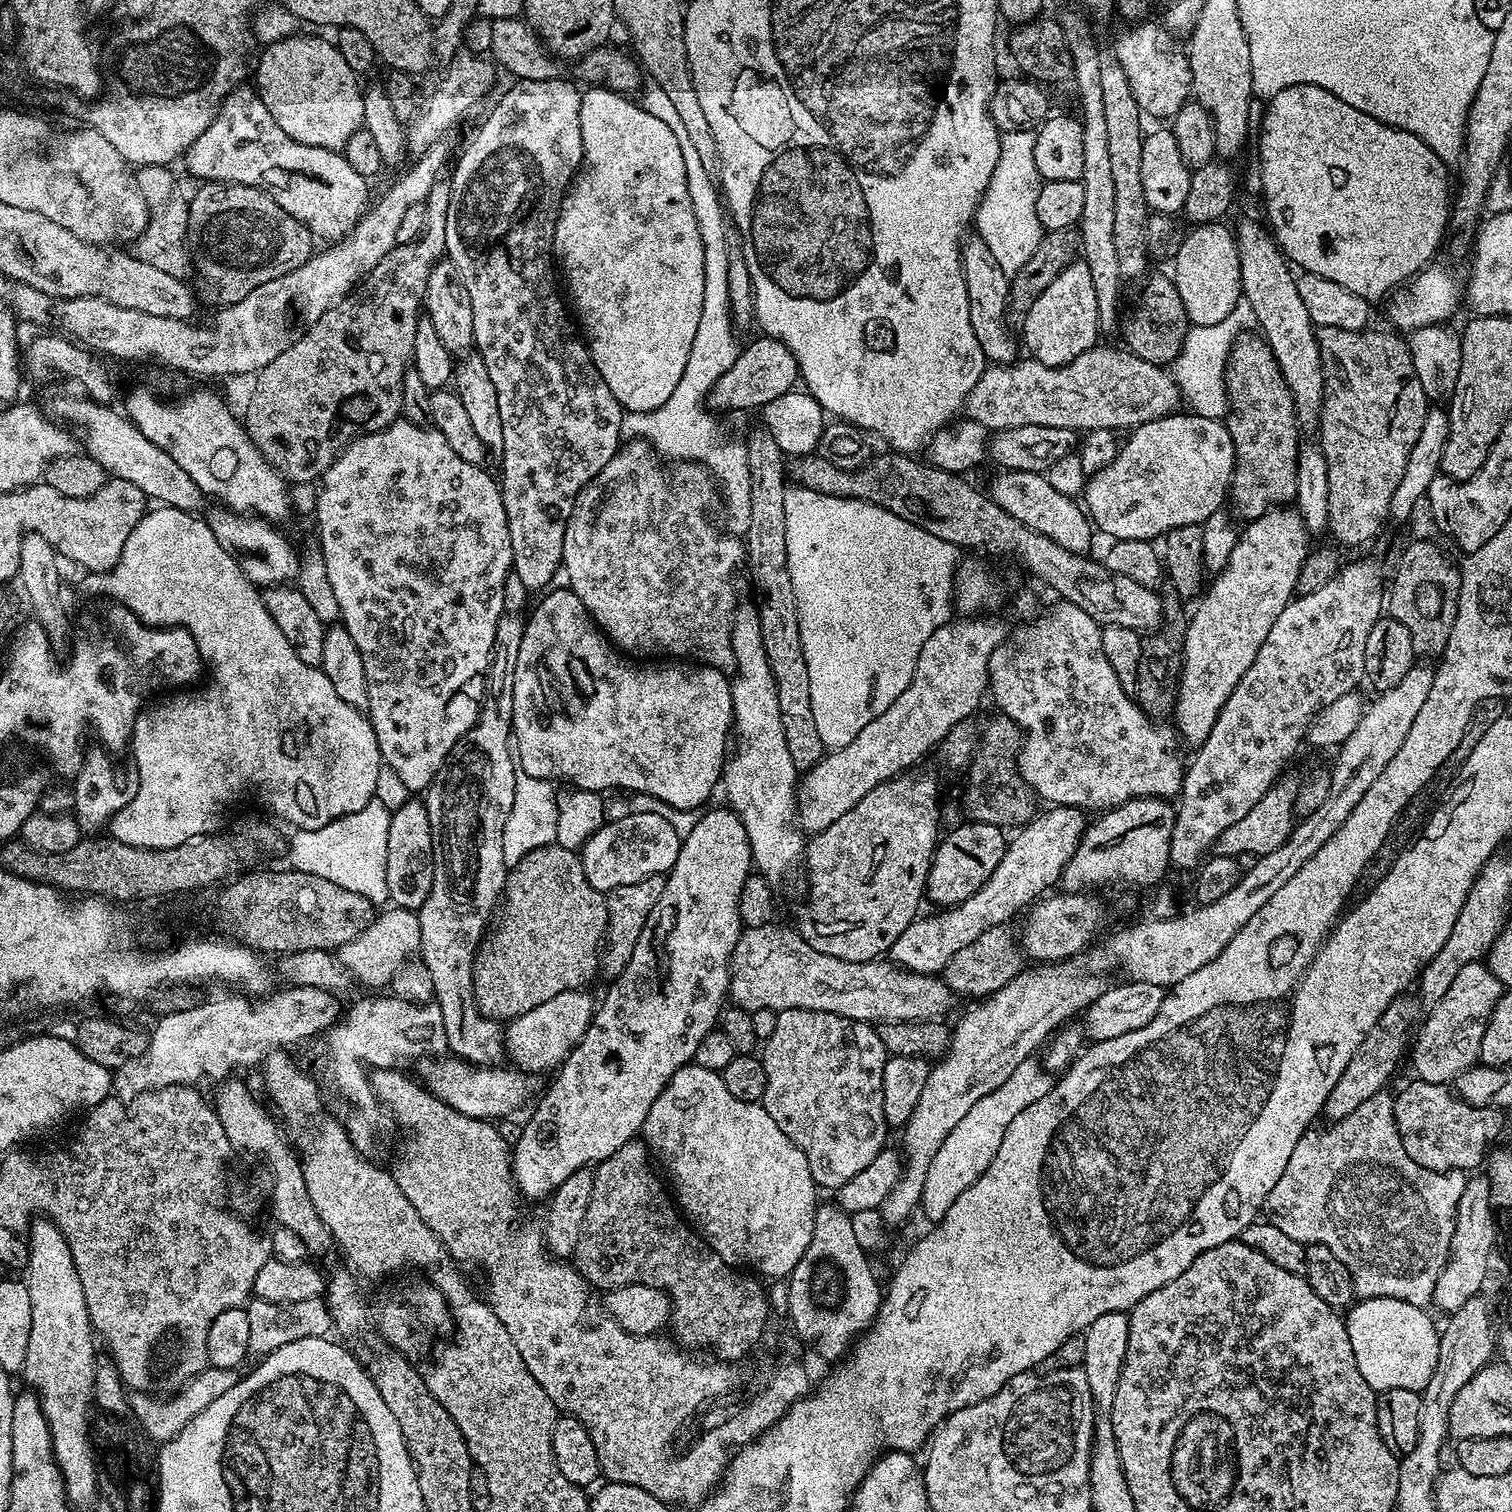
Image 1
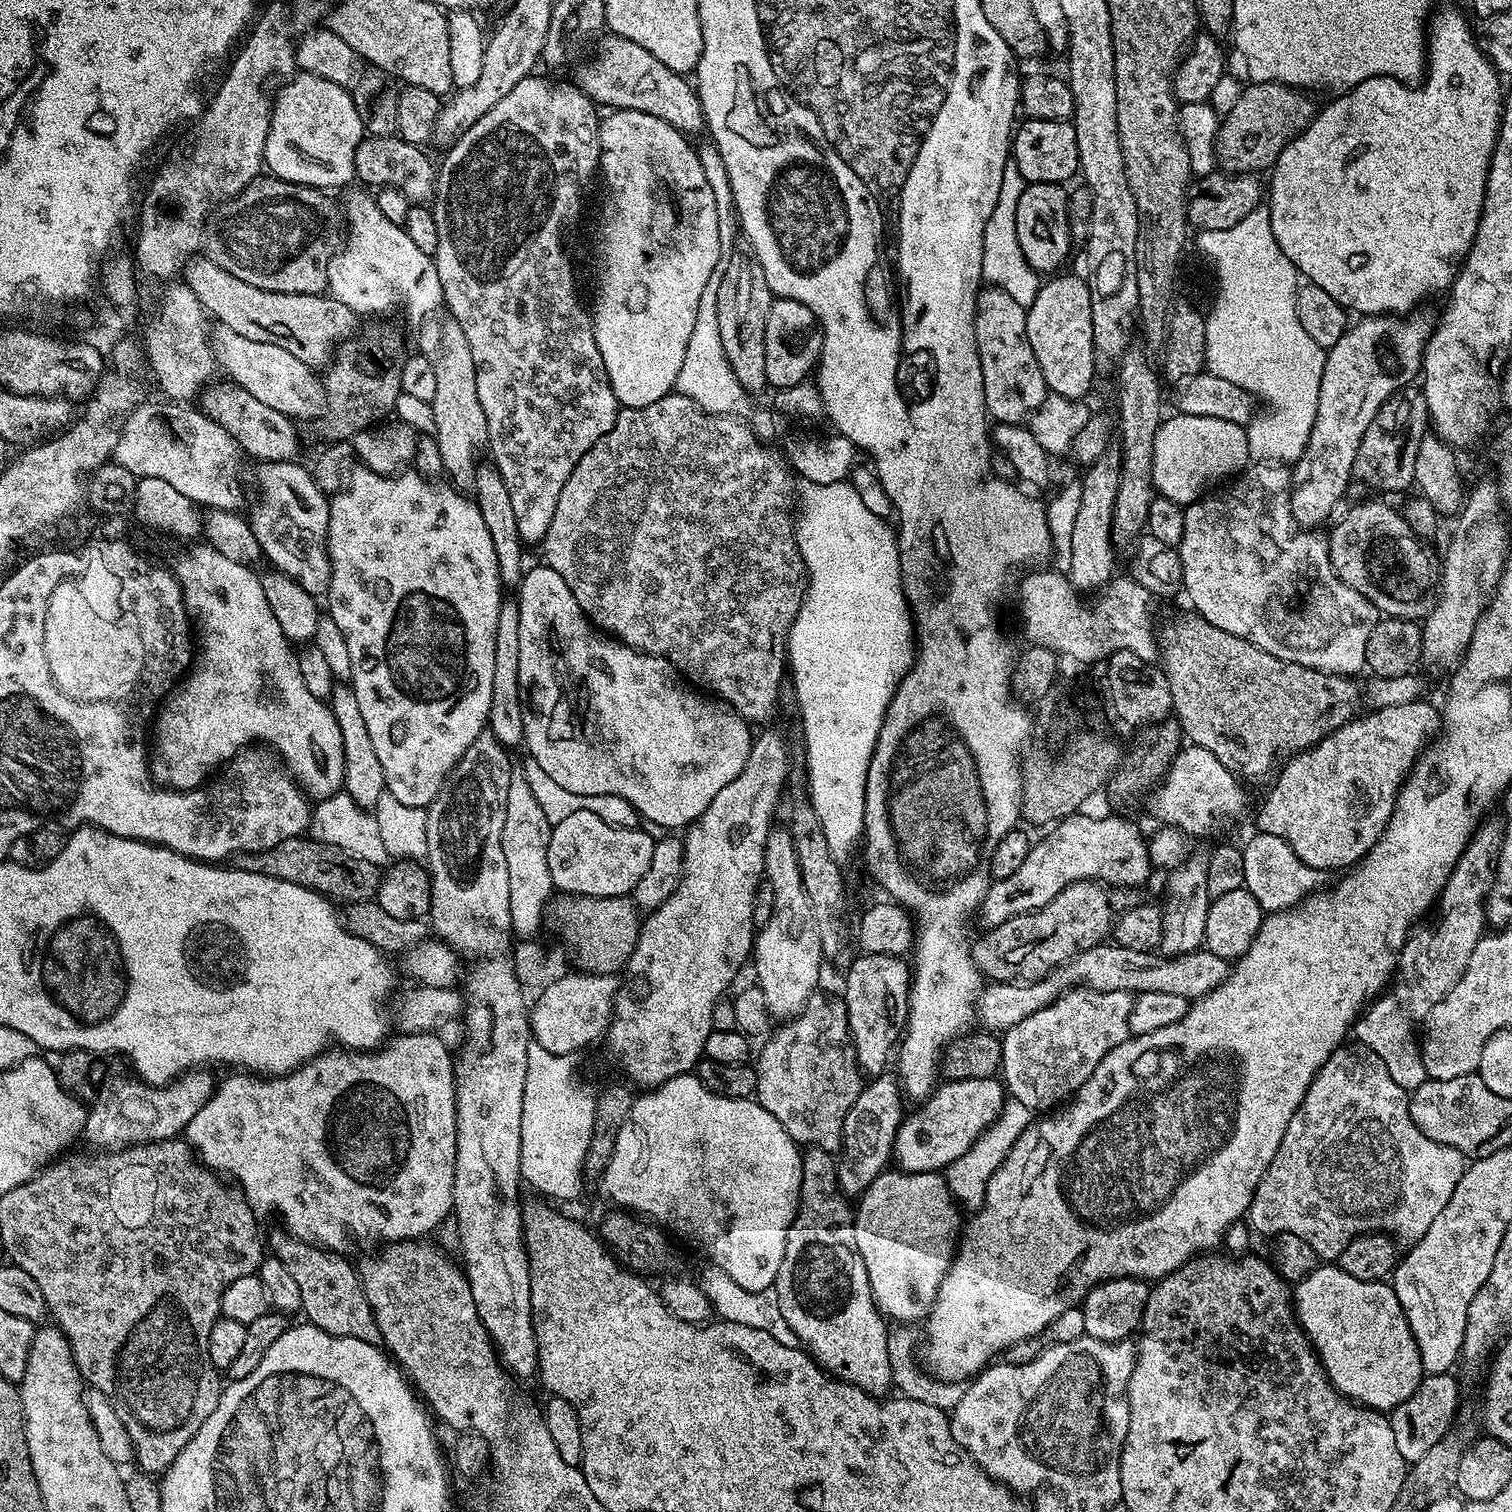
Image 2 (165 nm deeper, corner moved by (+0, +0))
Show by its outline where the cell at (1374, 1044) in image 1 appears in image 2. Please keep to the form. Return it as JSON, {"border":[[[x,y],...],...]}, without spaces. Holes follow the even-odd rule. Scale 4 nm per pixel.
{"border":[[[1481,823],[1477,827],[1466,850],[1448,875],[1448,881],[1440,890],[1440,921],[1433,926],[1432,932],[1413,931],[1400,952],[1398,999],[1413,1021],[1423,1021],[1430,1014],[1430,1010],[1438,1006],[1442,998],[1446,998],[1446,994],[1456,985],[1458,978],[1462,978],[1474,946],[1478,946],[1481,936],[1485,935],[1484,900],[1492,888],[1494,865],[1502,835],[1499,823],[1488,823]]]}

